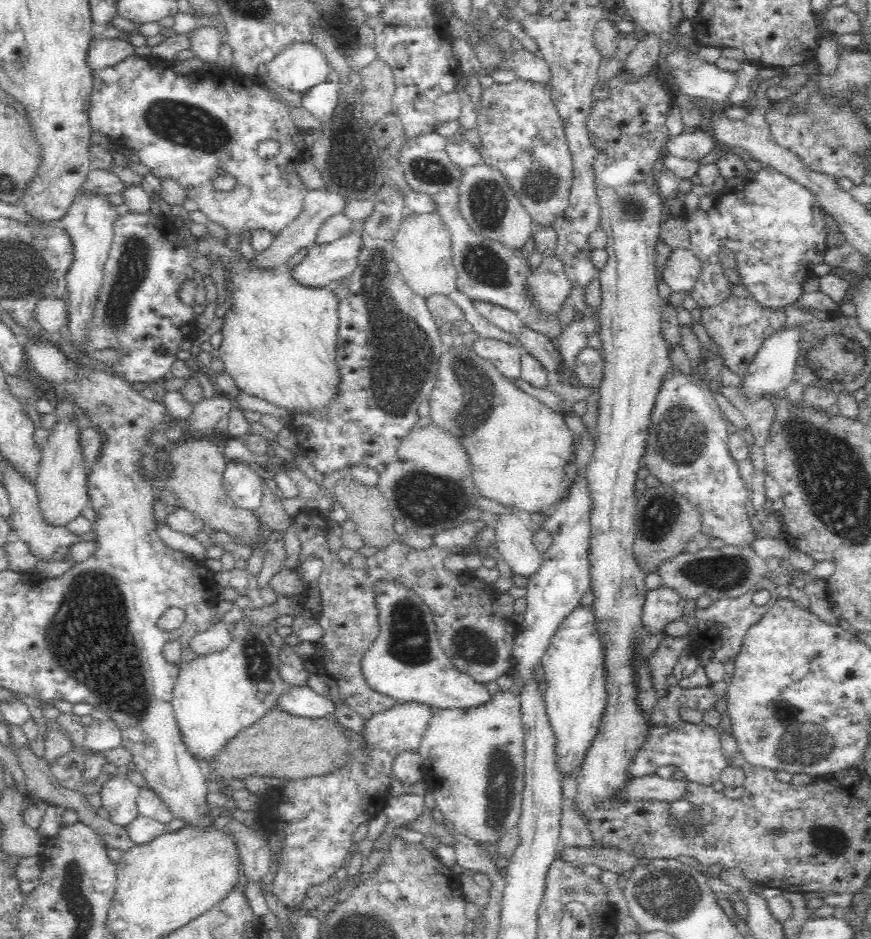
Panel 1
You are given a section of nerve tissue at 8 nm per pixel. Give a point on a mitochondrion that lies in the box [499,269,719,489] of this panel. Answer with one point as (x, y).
(683, 438)

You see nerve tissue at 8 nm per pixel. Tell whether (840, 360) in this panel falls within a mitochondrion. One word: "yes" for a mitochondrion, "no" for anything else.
yes

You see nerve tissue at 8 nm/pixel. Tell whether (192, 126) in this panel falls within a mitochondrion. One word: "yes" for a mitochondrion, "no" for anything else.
yes

